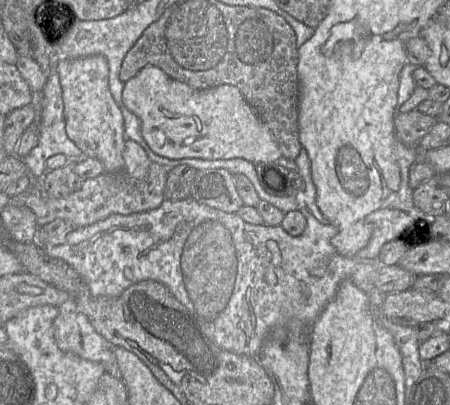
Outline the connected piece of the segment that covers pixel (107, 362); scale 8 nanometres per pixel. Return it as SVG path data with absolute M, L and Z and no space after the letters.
M71 298L59 306L53 332L56 344L62 351L99 363L105 373L122 378L114 345L95 330L87 316L76 309Z

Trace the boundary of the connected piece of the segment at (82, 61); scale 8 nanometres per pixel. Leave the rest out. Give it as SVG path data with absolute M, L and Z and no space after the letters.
M102 55L76 59L60 58L57 70L62 89L67 136L85 157L99 160L104 172L123 172L123 150L126 140L124 120L109 89L109 68L106 58Z

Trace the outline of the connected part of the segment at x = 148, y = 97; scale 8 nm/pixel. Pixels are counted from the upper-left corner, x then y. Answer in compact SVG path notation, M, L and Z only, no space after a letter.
M147 65L124 83L124 105L141 123L141 135L156 154L170 159L242 158L251 163L275 162L282 152L267 125L235 86L195 89Z

